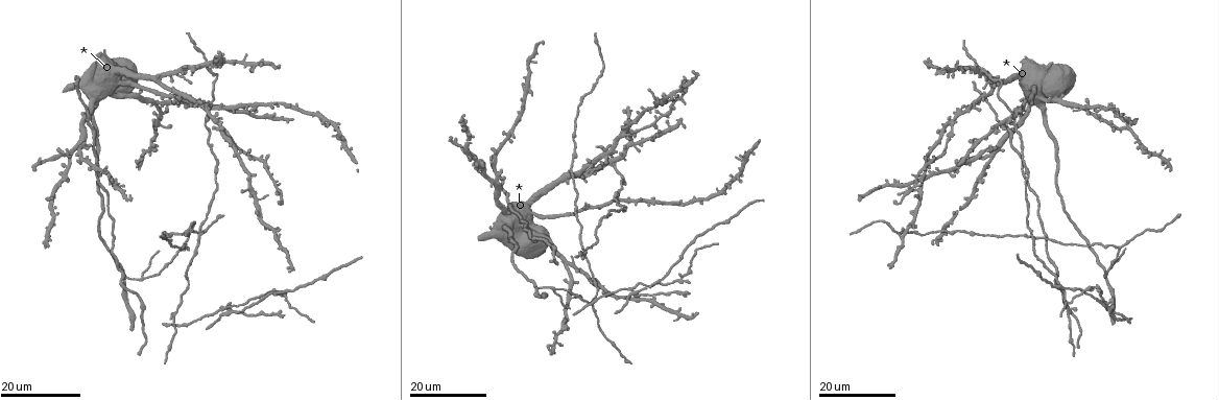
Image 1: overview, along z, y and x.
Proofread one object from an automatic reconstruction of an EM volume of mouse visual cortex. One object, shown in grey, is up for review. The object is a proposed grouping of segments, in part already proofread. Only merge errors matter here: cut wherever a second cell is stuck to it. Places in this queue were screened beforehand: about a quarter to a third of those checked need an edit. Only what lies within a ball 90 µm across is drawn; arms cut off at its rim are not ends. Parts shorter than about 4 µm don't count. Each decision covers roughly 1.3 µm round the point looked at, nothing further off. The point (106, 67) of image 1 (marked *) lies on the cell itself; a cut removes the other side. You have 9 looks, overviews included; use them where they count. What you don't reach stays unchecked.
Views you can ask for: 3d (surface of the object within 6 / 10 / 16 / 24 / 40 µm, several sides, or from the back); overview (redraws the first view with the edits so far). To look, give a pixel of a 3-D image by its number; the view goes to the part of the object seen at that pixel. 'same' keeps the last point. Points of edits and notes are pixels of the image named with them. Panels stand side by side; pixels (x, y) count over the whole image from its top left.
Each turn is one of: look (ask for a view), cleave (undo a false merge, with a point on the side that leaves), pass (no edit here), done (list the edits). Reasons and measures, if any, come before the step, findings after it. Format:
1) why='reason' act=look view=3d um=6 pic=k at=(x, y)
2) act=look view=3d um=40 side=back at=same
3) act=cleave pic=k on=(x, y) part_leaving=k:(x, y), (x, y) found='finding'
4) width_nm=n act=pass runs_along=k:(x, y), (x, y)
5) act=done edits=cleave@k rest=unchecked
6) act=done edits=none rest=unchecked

why='side arm on a straight run' act=look view=3d um=24 pic=1 at=(1009, 132)

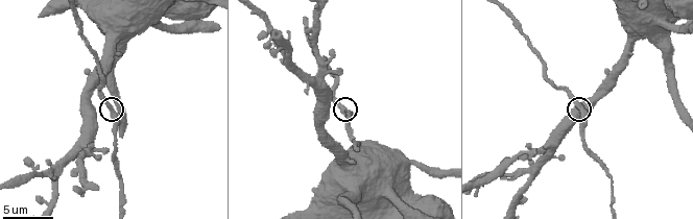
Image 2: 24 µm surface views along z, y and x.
act=look view=3d um=6 pic=2 at=(578, 107)

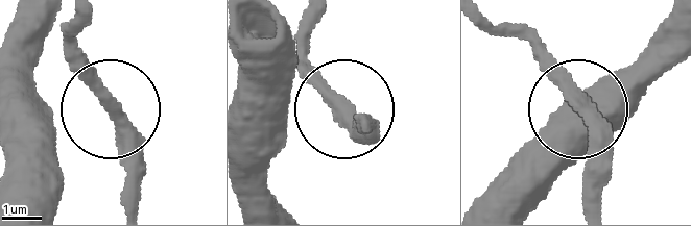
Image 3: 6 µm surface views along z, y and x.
width_nm=310 act=pass found='one cell here'

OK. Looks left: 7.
why='three arms meet' act=look view=3d um=16 pic=1 at=(141, 277)

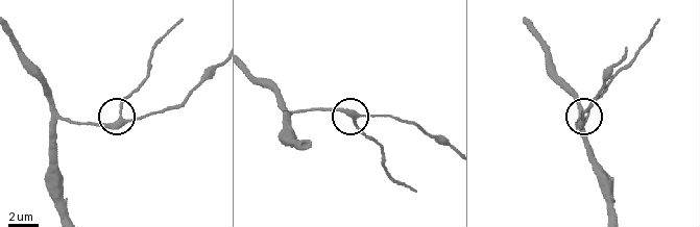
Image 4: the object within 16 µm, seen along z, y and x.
act=look view=3d um=6 pic=4 at=(355, 119)

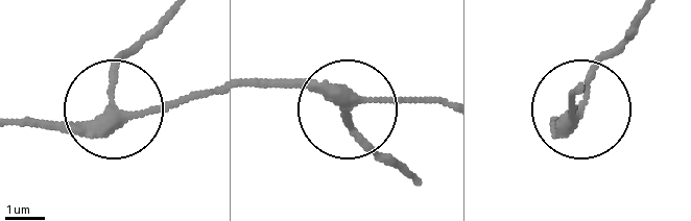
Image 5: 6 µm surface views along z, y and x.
side_arm_um=10 act=pass runs_along=5:(247, 82), (317, 89), (348, 112), (374, 158) found='one cell here'

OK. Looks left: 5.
why='calibre changes' act=look view=3d um=16 pic=1 at=(596, 291)

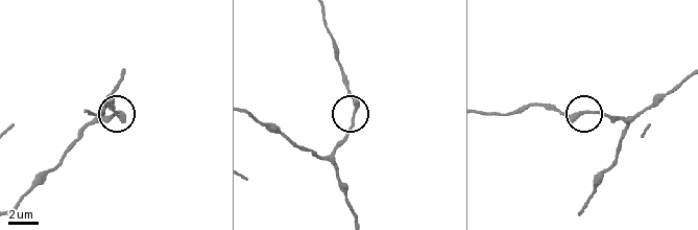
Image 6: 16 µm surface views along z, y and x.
act=look view=3d um=6 pic=6 at=(357, 107)

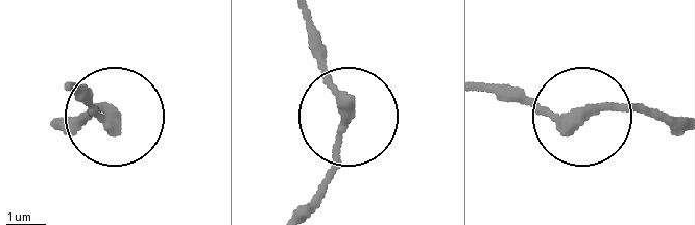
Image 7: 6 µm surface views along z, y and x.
act=pass runs_along=7:(674, 126), (624, 106), (565, 116), (484, 90) found='all the same cell'

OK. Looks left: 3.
why='small branch off a trunk' act=look view=3d um=16 pic=1 at=(207, 62)

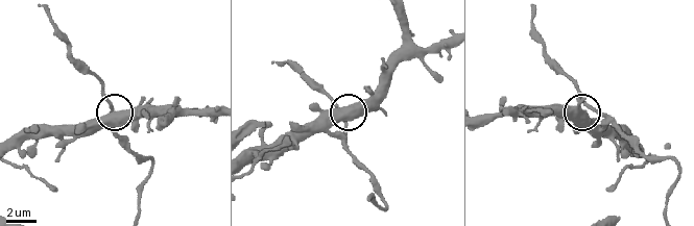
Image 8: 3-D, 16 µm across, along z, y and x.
why='closer look' act=look view=3d um=10 pic=8 at=(588, 108)

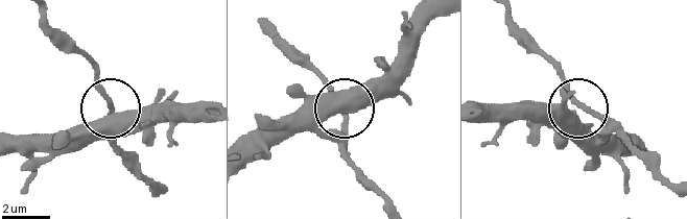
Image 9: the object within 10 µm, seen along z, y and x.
width_nm=340 act=pass found='continuous, no second cell'

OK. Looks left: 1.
act=done edits=none rest=unchecked

